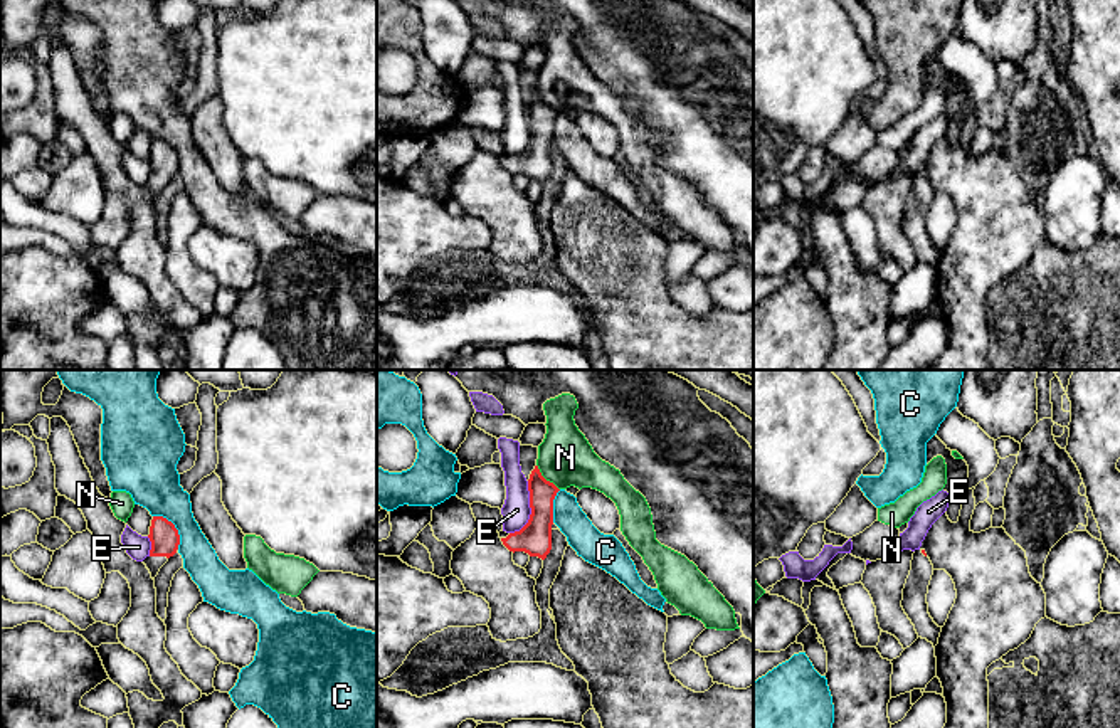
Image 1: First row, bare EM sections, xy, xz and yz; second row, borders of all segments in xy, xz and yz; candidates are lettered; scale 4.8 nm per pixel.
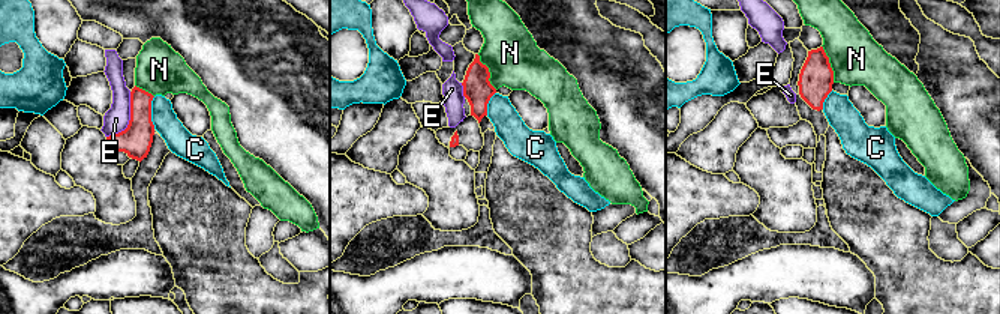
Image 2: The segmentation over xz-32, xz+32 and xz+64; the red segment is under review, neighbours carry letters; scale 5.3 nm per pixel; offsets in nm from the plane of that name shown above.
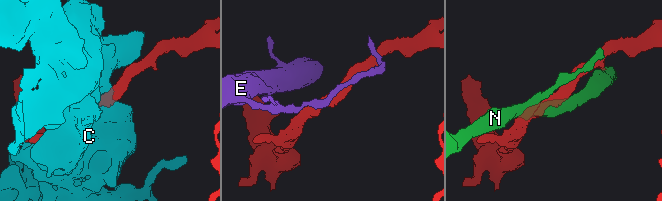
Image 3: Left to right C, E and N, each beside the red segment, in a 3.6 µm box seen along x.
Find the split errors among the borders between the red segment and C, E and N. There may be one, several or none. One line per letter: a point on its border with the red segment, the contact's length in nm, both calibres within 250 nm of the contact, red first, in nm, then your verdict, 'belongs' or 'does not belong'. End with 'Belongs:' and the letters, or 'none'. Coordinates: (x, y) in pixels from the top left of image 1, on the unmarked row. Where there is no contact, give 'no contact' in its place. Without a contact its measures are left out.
C: xy (174, 150) | 200 nm | 140/260 nm | does not belong
E: xz (532, 133) | 280 nm | 160/130 nm | does not belong
N: xz (544, 101) | 170 nm | 130/260 nm | does not belong
Belongs: none

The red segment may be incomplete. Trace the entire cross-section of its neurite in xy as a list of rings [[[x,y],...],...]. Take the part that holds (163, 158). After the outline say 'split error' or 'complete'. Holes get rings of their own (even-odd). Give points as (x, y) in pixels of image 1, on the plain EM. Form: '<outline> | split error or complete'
[[[153,140],[148,161],[151,165],[151,173],[143,187],[155,203],[160,192],[177,177],[180,158],[172,145],[163,140]]] | split error

